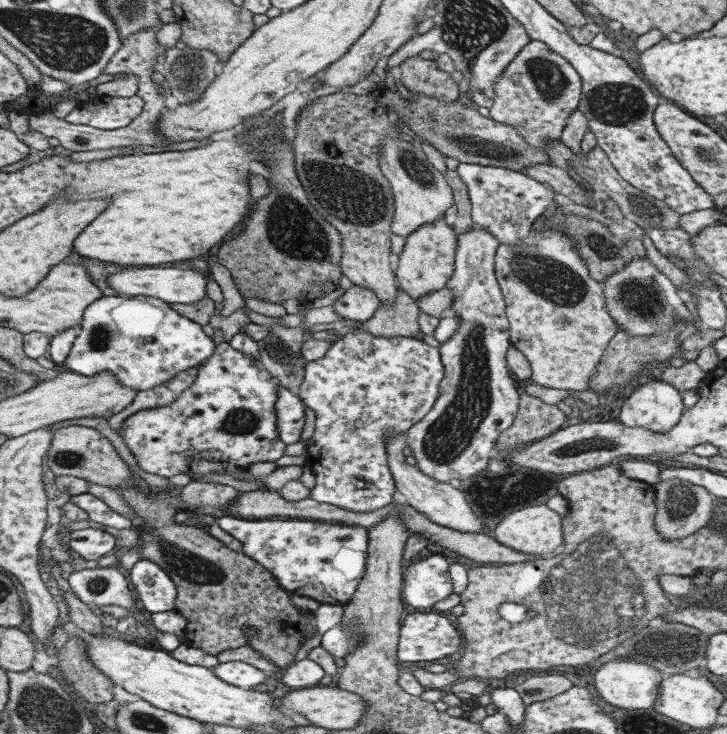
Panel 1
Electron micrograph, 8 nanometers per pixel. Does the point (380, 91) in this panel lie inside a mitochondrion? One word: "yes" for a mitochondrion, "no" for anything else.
no

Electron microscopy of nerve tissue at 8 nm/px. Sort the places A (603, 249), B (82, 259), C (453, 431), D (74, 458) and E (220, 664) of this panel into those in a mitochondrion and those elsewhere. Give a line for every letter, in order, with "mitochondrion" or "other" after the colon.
A: mitochondrion
B: other
C: mitochondrion
D: mitochondrion
E: other

